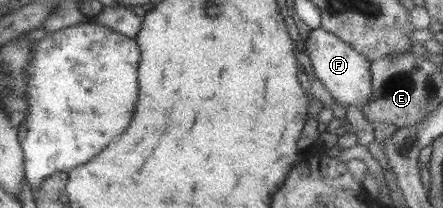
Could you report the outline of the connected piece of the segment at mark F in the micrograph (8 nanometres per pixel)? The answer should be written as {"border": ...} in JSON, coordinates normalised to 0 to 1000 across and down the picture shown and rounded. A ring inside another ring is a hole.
{"border":[[[727,130],[698,154],[688,226],[693,231],[688,284],[707,327],[718,385],[747,442],[745,471],[754,471],[767,505],[795,500],[815,529],[833,486],[840,442],[837,298]]]}

